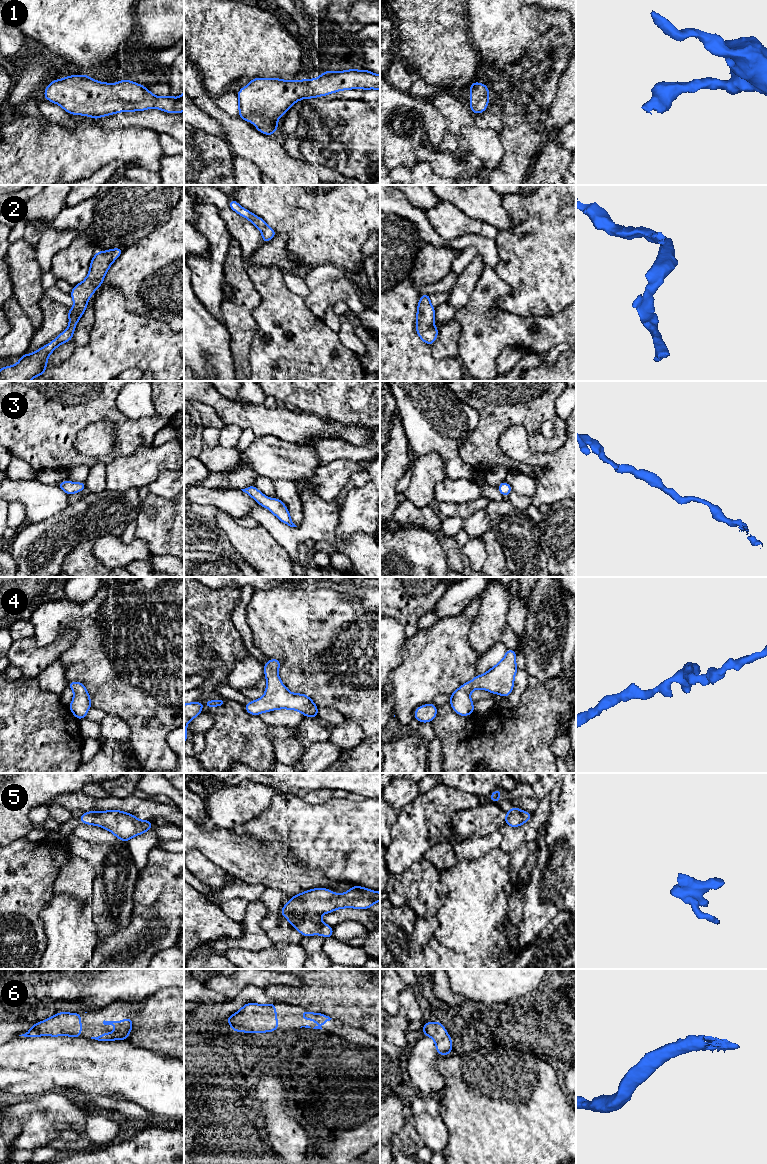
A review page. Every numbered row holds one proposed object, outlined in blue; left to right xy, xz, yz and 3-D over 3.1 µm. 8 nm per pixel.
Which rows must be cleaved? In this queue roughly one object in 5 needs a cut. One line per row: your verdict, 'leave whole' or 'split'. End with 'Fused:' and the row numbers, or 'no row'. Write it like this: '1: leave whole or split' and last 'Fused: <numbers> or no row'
1: leave whole
2: leave whole
3: leave whole
4: leave whole
5: leave whole
6: leave whole
Fused: no row

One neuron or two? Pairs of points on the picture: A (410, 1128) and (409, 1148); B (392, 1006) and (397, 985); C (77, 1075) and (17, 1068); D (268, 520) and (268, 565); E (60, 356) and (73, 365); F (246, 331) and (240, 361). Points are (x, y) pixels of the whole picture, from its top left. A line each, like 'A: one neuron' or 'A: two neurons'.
A: one neuron
B: one neuron
C: one neuron
D: two neurons
E: two neurons
F: one neuron

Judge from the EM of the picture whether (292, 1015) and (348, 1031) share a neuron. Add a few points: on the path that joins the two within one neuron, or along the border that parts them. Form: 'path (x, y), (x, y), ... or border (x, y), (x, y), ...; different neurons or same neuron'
path (306, 1019), (322, 1021), (334, 1027); same neuron

